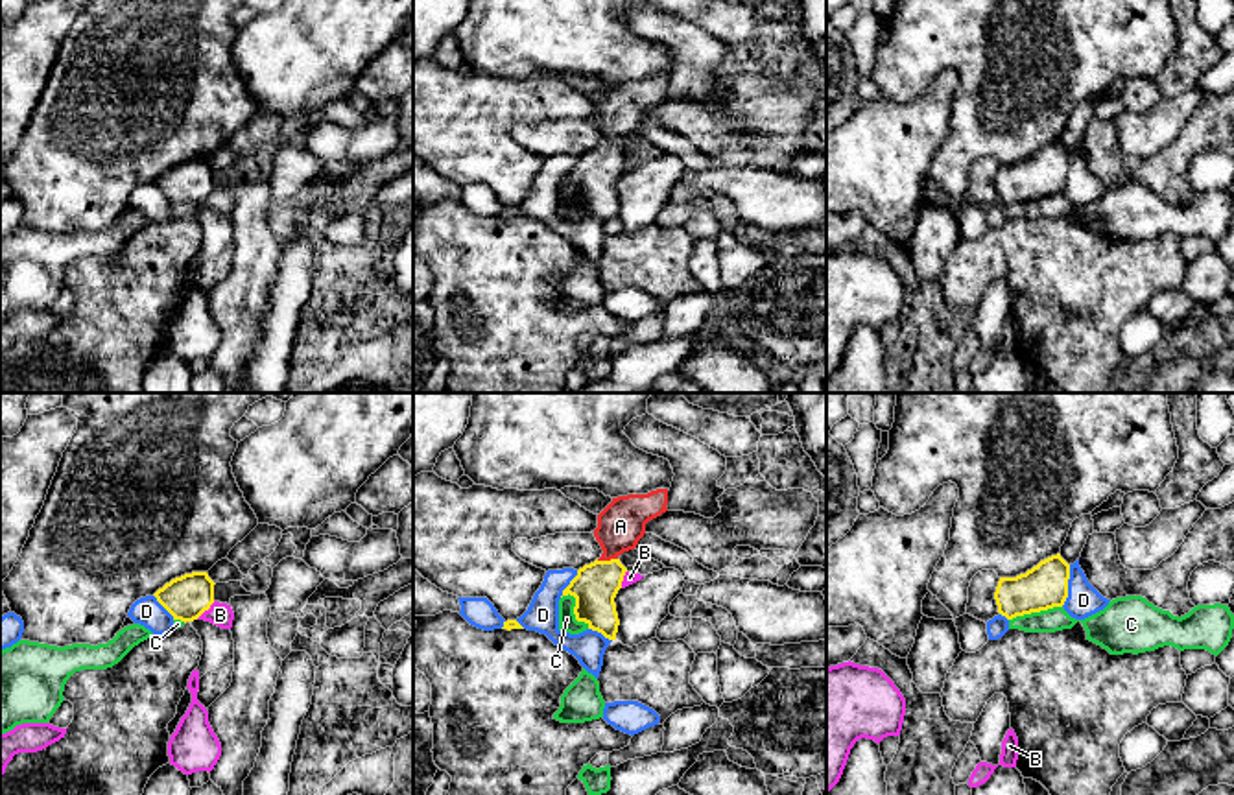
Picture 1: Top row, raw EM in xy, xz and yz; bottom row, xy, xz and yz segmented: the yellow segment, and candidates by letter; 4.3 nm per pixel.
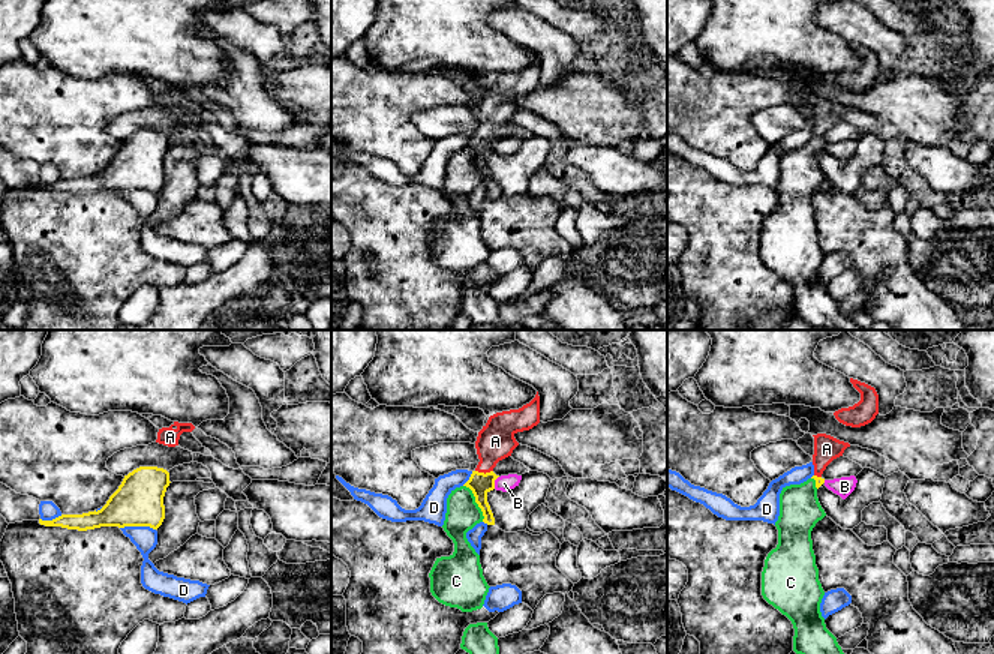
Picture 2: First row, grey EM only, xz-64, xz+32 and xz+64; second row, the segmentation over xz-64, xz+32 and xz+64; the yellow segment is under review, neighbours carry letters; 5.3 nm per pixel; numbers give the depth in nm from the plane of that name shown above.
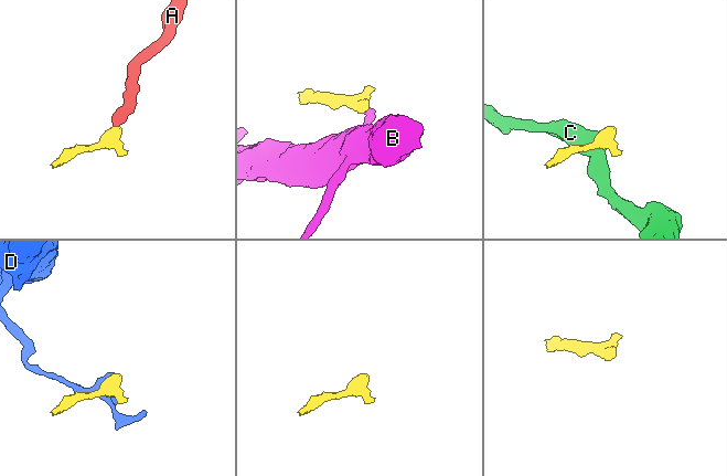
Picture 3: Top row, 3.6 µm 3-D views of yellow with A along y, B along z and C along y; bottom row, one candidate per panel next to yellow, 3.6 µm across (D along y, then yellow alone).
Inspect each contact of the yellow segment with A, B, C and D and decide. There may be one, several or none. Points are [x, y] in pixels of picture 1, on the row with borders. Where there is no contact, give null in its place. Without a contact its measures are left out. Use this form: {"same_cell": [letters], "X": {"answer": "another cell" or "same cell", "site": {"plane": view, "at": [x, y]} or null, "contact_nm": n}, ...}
{"same_cell": ["A"], "A": {"answer": "same cell", "site": {"plane": "xz", "at": [605, 561]}, "contact_nm": 100}, "B": {"answer": "another cell", "site": {"plane": "xy", "at": [205, 609]}, "contact_nm": 120}, "C": {"answer": "another cell", "site": {"plane": "yz", "at": [1035, 611]}, "contact_nm": 240}, "D": {"answer": "another cell", "site": {"plane": "yz", "at": [1067, 585]}, "contact_nm": 190}}

